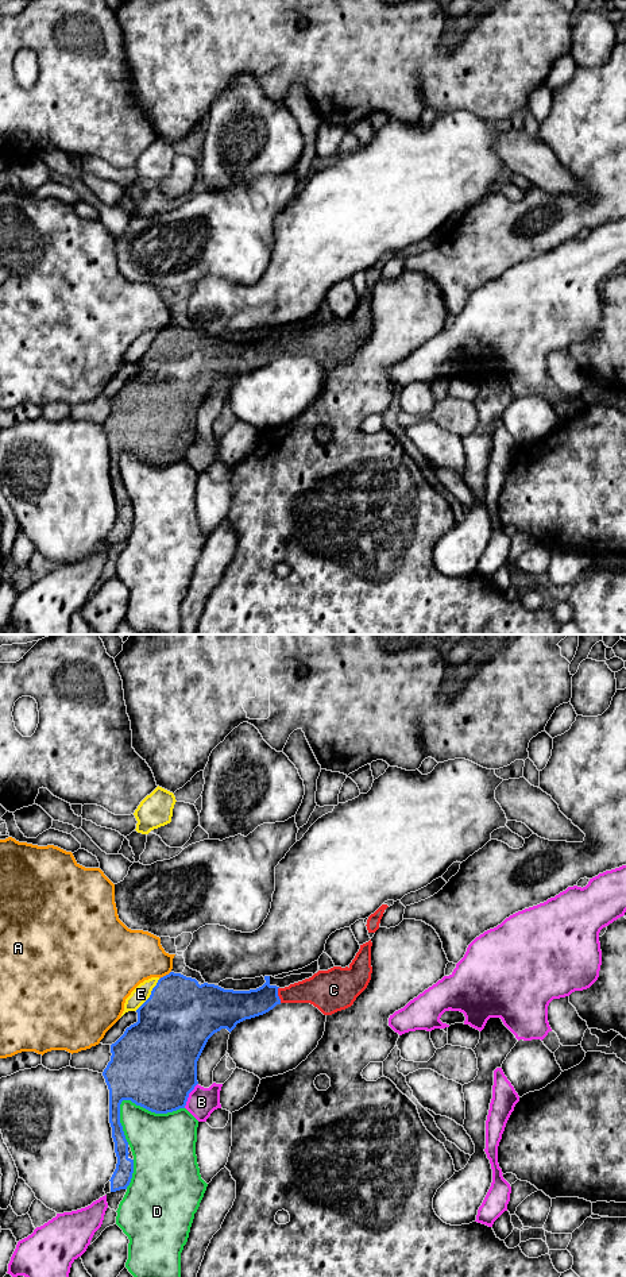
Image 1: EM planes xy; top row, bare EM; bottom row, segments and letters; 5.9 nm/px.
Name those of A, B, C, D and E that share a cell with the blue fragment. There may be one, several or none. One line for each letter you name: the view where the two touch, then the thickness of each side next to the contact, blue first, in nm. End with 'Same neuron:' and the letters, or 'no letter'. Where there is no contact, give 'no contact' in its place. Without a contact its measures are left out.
C: xy | 190/180 nm
Same neuron: C

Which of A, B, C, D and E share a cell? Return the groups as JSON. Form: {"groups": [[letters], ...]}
{"groups": [["A"], ["B"], ["C"], ["D"], ["E"]]}

